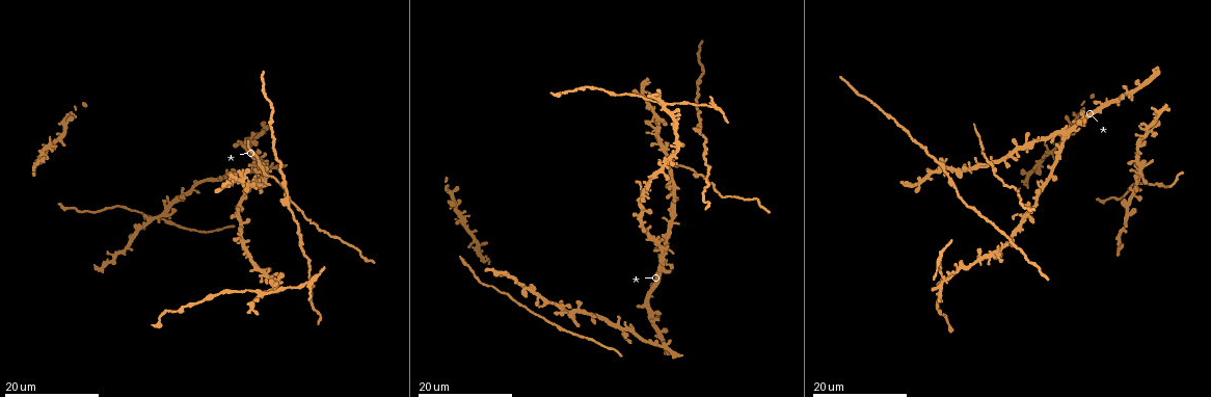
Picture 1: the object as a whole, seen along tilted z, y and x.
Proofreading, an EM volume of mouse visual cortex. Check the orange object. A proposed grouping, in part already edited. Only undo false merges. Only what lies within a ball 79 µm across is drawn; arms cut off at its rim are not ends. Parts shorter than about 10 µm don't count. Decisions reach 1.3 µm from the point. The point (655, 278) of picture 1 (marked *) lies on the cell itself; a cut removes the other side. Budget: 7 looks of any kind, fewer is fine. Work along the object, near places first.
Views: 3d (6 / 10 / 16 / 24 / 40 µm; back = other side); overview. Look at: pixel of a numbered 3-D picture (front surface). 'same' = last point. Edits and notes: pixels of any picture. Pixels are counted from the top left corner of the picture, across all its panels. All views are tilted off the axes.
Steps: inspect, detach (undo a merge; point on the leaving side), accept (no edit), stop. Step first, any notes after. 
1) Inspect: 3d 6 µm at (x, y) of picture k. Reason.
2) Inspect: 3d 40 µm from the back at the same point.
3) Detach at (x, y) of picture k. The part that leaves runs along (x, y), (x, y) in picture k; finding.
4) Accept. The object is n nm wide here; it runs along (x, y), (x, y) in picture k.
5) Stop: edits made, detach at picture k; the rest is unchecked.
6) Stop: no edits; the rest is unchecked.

Inspect: 3d 24 µm at (1063, 134) of picture 1. Four or more arms meet.

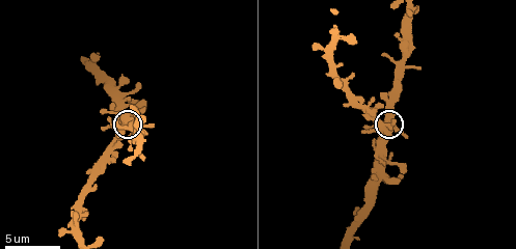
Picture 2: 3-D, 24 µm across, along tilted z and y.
Inspect: 3d 6 µm at the same point. Closer look.

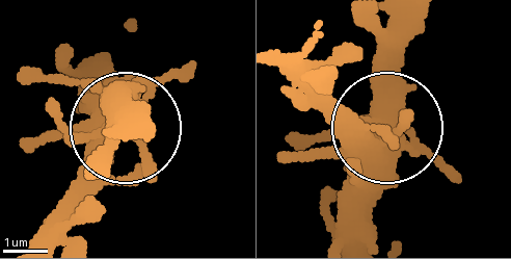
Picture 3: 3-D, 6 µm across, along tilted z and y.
Inspect: 3d 6 µm from the back at the same point.

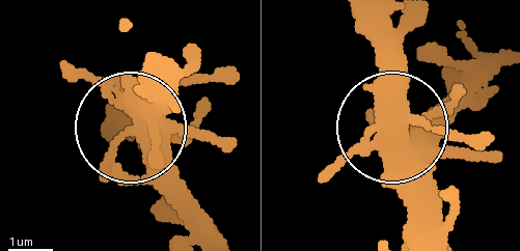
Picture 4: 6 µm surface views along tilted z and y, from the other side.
Accept. The object is 400 nm wide here; all the same cell.

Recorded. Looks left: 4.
Inspect: 3d 16 µm at (152, 220) of picture 1. Arms part here.

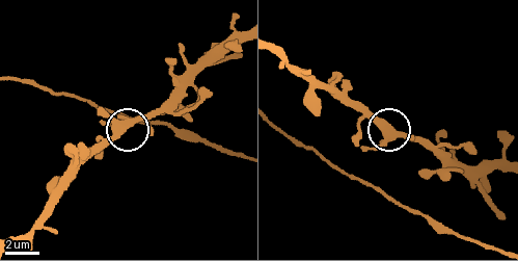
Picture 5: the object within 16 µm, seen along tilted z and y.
Inspect: 3d 6 µm at (123, 122) of picture 5.

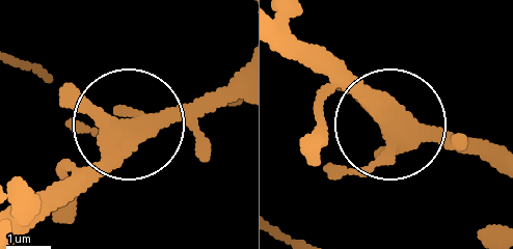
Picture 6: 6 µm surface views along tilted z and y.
Accept. It runs along (497, 166), (403, 137), (332, 55) in picture 6; continuous, no second cell.

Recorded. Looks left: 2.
Inspect: 3d 24 µm at (1146, 129) of picture 1. Looks like a crossing.

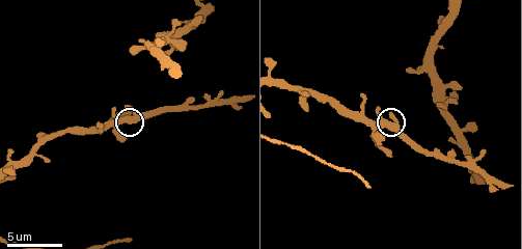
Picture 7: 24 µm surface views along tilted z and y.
Inspect: 3d 6 µm at (126, 118) of picture 7. Zoom in.

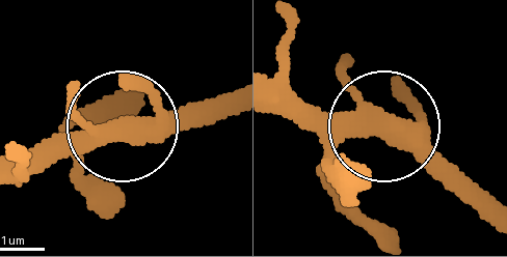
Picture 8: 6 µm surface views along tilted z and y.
Accept. One cell here.

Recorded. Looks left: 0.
Stop: no edits; the rest is unchecked.

